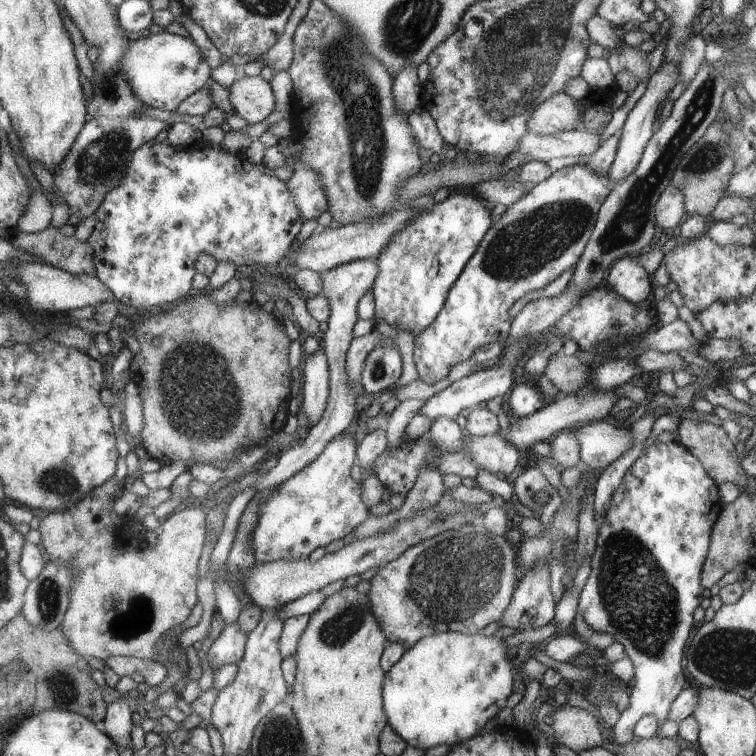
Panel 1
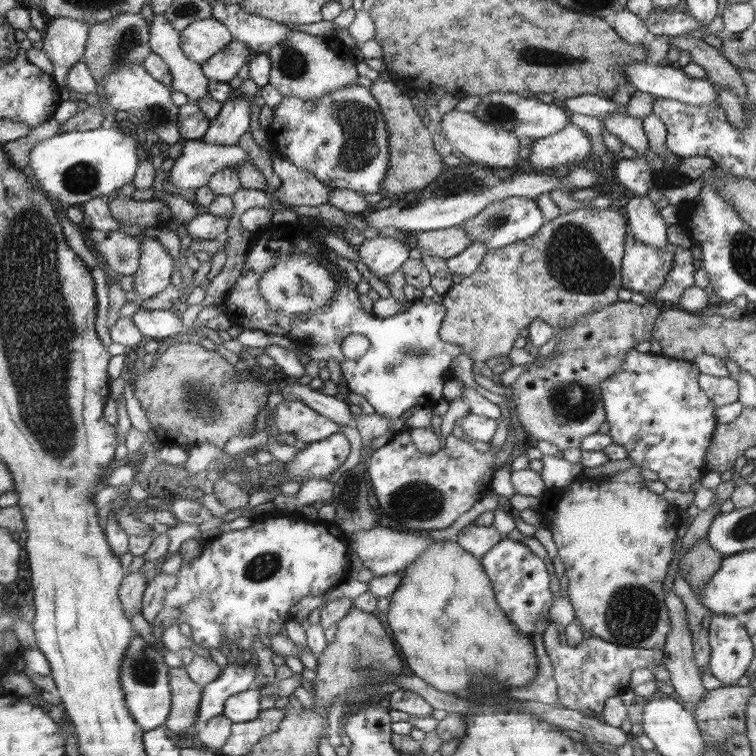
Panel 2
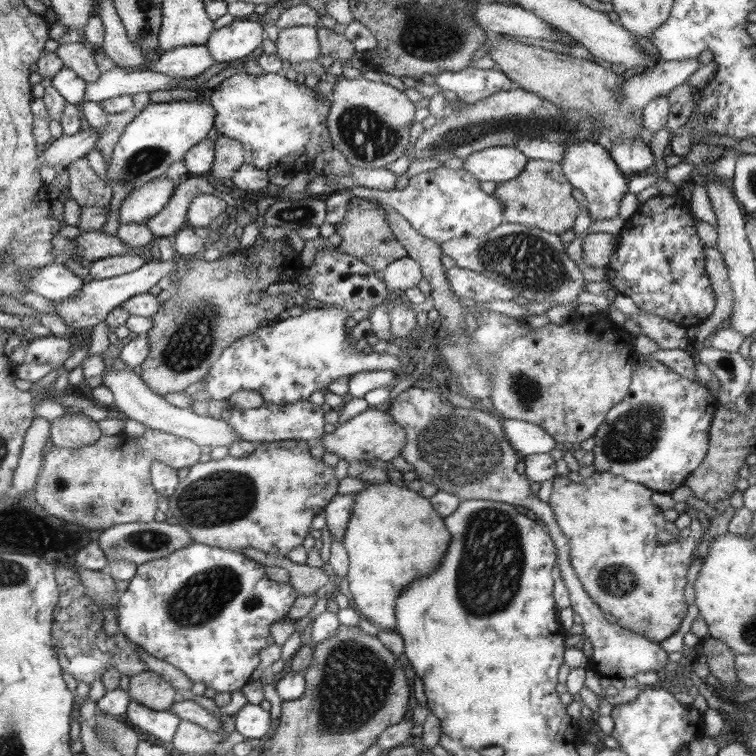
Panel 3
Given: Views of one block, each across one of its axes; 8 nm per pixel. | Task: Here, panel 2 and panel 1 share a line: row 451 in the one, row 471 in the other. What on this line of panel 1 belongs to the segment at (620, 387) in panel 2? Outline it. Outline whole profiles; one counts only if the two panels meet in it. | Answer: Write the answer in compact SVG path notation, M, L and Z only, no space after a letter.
M656 440L646 454L640 455L628 468L605 507L604 522L599 526L596 548L591 556L590 576L580 592L577 610L594 632L612 634L634 665L634 680L629 686L630 706L621 712L611 728L609 744L614 746L630 742L634 738L635 721L644 716L656 716L659 724L666 723L672 703L684 688L684 646L694 628L694 610L702 601L700 576L703 576L703 564L710 550L711 534L722 514L714 481L699 457L682 443L666 444Z

